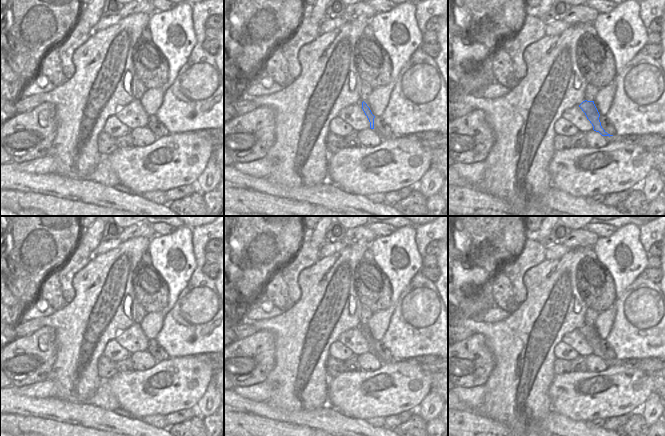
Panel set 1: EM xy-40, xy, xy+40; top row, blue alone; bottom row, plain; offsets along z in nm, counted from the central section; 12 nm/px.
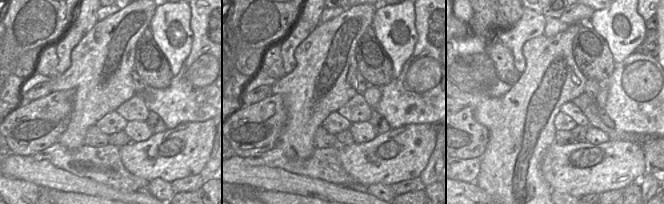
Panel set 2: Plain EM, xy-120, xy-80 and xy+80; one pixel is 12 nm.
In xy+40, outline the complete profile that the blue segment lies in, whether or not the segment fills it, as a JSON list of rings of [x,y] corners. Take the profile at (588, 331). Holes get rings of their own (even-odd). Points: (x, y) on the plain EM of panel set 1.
[[[583,325],[579,331],[585,337],[587,343],[593,350],[593,354],[599,356],[605,361],[608,367],[628,367],[640,369],[644,373],[653,373],[655,371],[660,371],[665,368],[665,358],[664,357],[648,357],[646,359],[624,359],[618,360],[608,358],[601,350],[599,344],[600,338],[594,328],[594,325]]]

